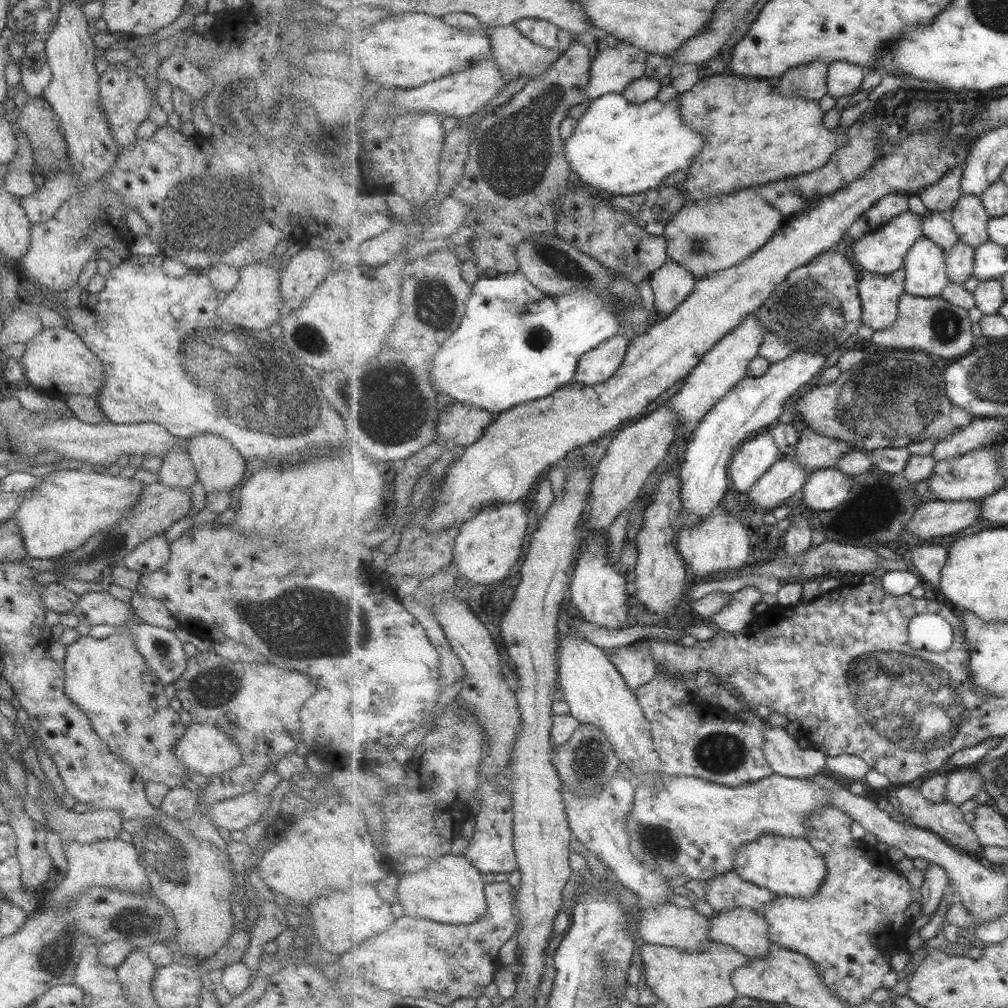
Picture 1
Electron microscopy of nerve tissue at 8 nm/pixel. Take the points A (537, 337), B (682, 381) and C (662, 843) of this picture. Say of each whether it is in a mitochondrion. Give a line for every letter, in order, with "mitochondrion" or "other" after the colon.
A: mitochondrion
B: other
C: mitochondrion

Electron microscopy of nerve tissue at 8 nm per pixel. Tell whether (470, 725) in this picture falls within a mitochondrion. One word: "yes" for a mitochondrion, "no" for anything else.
yes

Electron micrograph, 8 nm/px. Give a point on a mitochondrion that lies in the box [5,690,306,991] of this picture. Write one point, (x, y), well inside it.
(54, 956)

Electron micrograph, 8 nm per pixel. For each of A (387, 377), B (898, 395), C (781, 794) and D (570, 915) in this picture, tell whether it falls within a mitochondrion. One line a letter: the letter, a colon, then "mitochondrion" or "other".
A: mitochondrion
B: mitochondrion
C: other
D: other

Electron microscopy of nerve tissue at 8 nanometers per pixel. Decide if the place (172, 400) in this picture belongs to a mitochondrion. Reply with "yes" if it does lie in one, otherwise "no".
no

